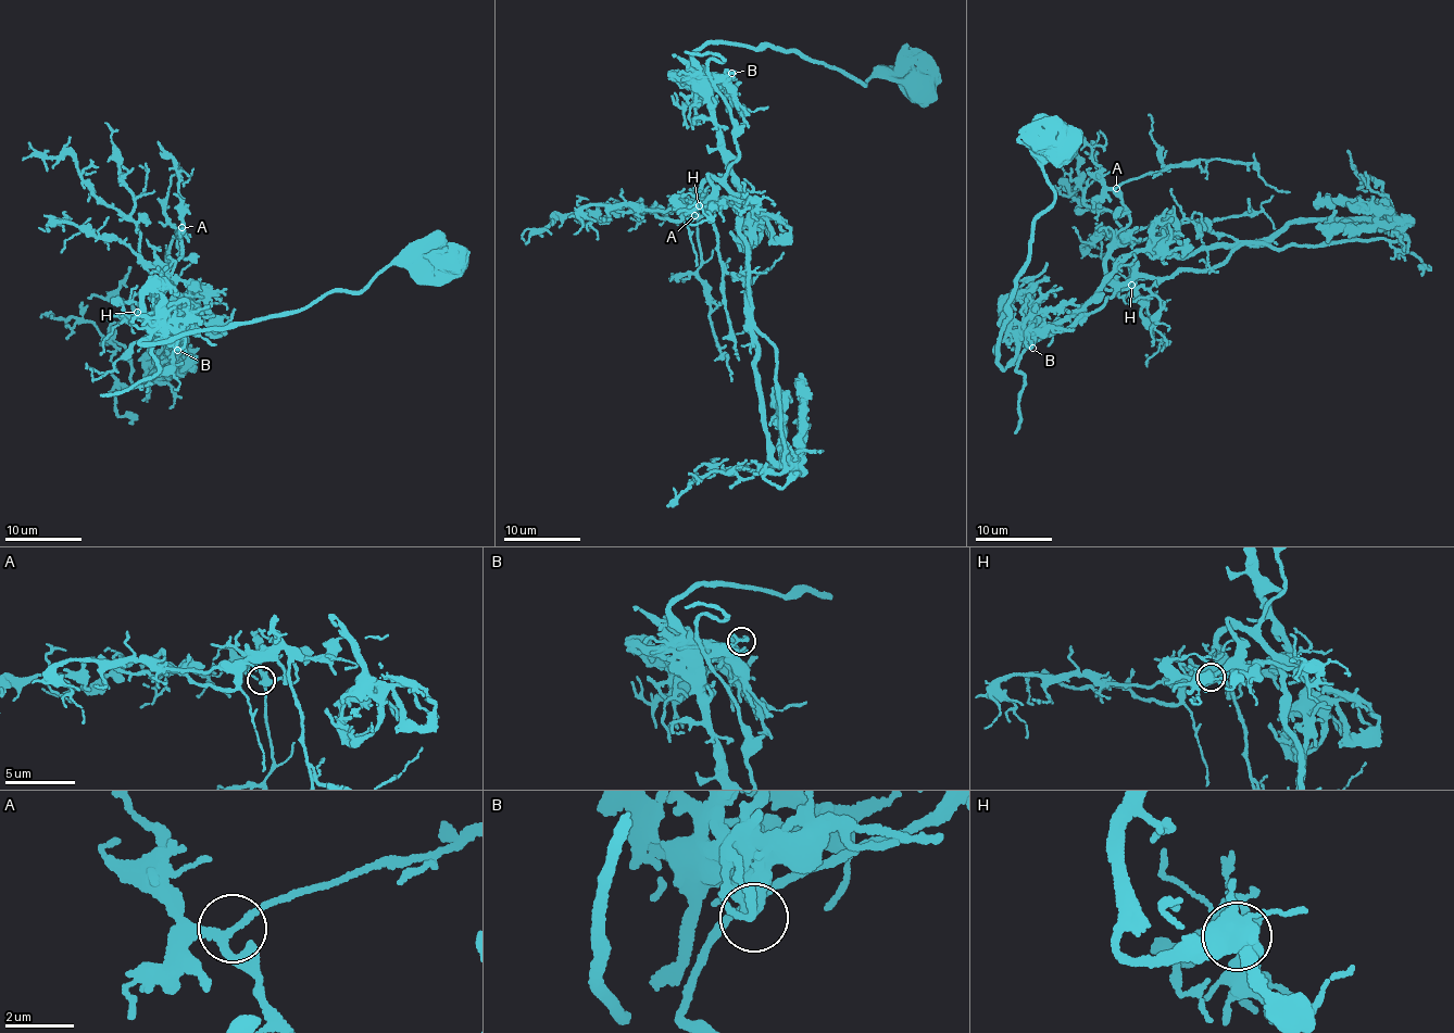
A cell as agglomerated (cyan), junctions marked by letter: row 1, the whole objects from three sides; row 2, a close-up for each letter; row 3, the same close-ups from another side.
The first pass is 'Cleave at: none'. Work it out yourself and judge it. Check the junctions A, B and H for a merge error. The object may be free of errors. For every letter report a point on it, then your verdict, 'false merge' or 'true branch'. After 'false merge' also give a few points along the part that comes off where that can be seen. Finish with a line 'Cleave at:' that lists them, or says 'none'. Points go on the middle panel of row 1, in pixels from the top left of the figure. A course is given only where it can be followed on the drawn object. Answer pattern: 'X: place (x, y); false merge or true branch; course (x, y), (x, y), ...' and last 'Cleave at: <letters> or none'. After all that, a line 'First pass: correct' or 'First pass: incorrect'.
A: place (694, 215); true branch
B: place (731, 73); false merge; course (731, 73), (715, 84), (738, 154), (725, 174), (776, 354), (785, 464), (711, 471), (668, 506)
H: place (699, 205); true branch
Cleave at: B
First pass: incorrect

